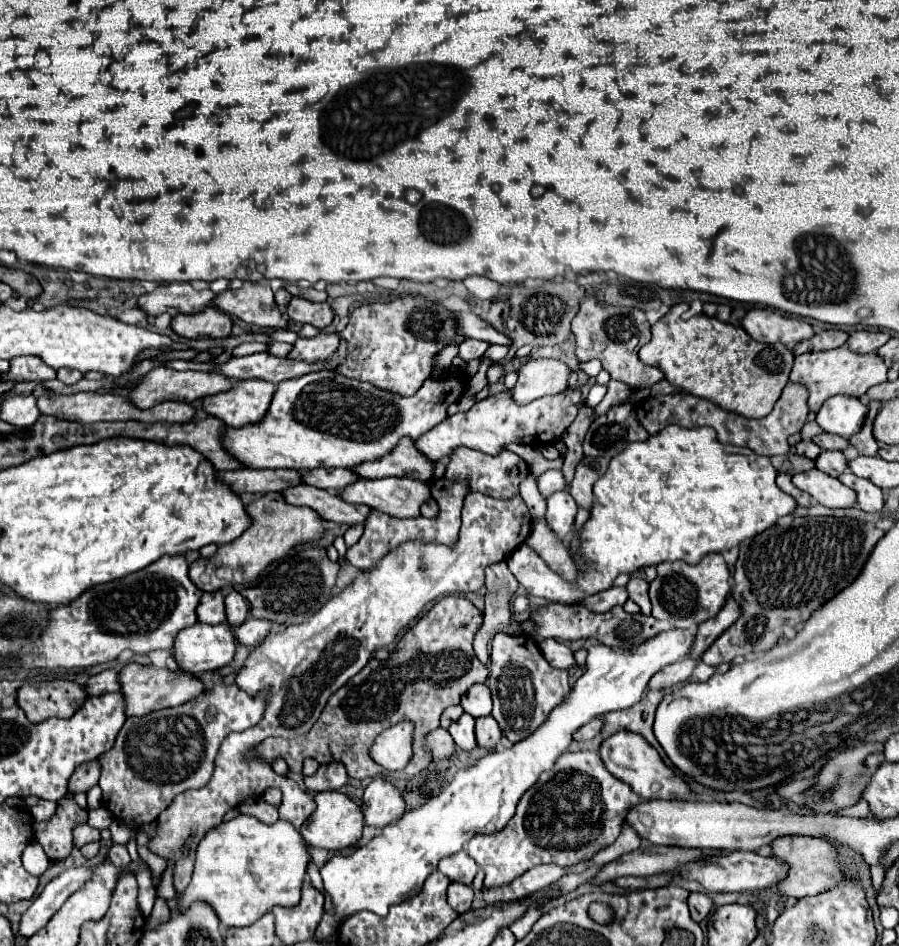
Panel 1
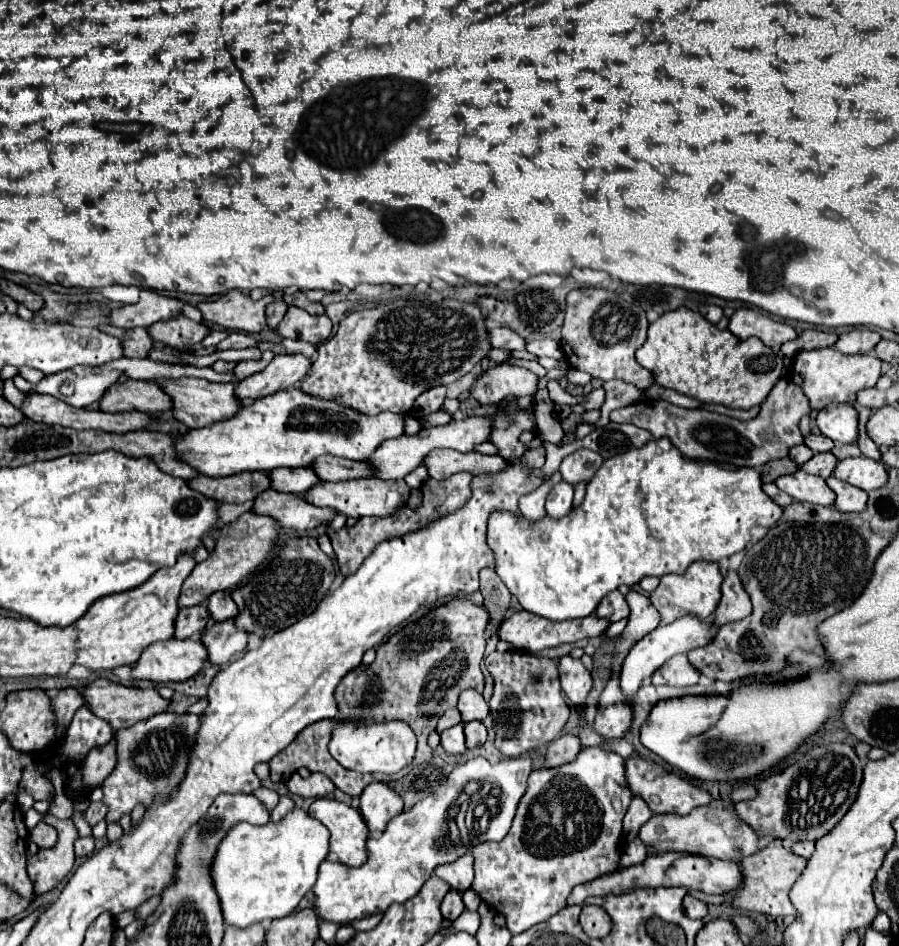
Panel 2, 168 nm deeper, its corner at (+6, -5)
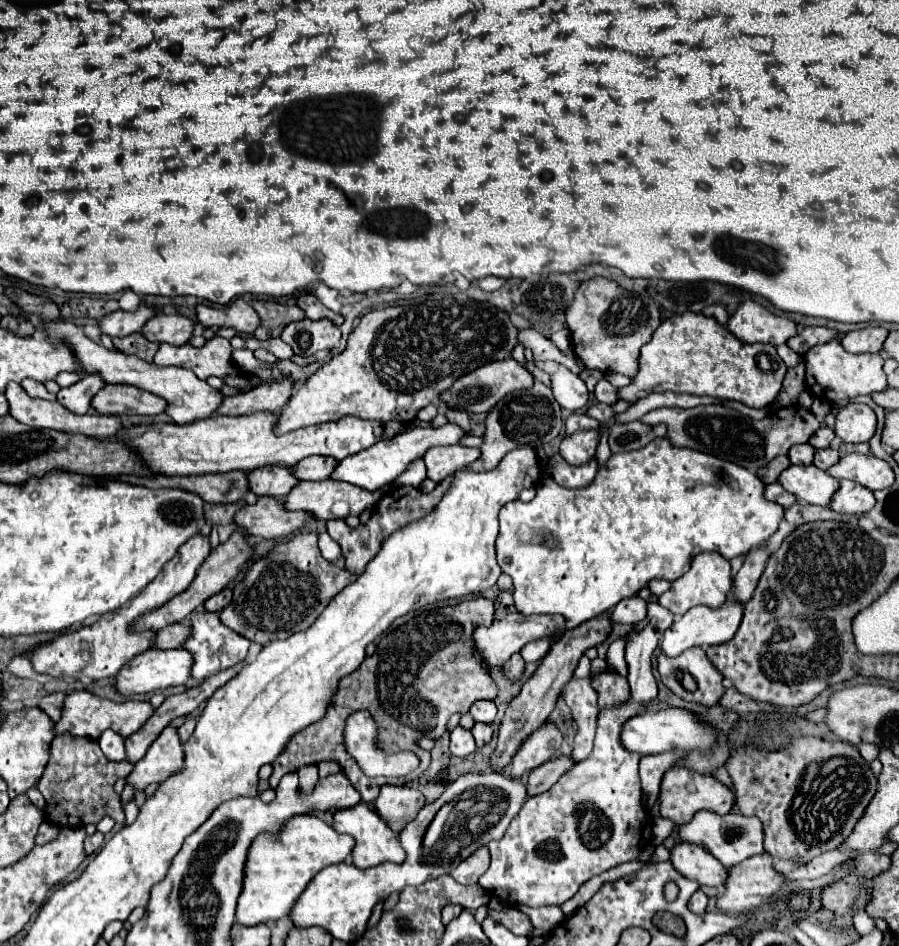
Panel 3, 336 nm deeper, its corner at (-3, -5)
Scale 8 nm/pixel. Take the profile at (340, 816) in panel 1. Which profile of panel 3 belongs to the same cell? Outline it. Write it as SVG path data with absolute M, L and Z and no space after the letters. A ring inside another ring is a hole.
M360 802L360 804L346 808L346 810L336 810L334 812L334 830L350 834L356 840L356 846L352 850L352 858L354 858L356 868L370 868L370 866L378 866L382 862L400 864L406 858L404 848L400 846L398 834L394 834L388 828L388 824L366 802Z

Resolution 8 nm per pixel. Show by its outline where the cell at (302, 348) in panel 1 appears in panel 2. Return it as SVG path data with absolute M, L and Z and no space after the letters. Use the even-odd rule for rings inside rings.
M279 354L265 370L241 380L237 384L237 396L243 400L257 400L273 394L275 390L299 386L299 382L309 374L311 362L311 358L301 354Z

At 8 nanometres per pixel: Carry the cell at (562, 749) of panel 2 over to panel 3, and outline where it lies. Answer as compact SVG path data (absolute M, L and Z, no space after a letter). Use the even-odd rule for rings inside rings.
M558 756L554 760L546 762L544 766L538 766L536 770L532 770L530 776L528 776L528 780L526 780L528 796L536 796L536 794L546 792L572 766L574 766L574 762L572 762L570 756Z

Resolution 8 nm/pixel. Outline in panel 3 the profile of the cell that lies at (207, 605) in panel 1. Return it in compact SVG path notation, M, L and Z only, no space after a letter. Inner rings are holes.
M170 624L160 632L156 632L152 648L160 648L160 650L180 648L186 638L188 638L188 624Z

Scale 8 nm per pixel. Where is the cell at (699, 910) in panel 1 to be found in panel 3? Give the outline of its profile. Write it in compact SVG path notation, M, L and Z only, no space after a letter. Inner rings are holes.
M696 890L688 902L688 908L694 912L694 914L704 914L706 912L706 902L708 902L708 896L702 892L702 890Z

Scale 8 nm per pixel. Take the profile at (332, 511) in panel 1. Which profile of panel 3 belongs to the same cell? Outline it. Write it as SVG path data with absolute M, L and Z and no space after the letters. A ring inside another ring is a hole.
M258 498L254 506L244 506L234 514L234 524L246 536L260 536L266 540L282 538L302 528L310 516L306 512L288 512L276 498Z

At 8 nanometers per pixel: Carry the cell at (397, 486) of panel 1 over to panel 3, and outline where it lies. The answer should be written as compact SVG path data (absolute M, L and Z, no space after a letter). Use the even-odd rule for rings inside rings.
M336 480L298 482L282 504L286 510L304 510L316 520L330 520L336 516L334 508L338 504L346 506L346 516L360 516L364 508L374 506L380 500L380 494L382 490L368 492Z

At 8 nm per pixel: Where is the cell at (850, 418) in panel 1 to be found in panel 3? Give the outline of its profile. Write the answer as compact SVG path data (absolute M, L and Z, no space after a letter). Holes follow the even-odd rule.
M846 404L836 414L836 436L842 442L868 442L876 430L876 414L866 404Z

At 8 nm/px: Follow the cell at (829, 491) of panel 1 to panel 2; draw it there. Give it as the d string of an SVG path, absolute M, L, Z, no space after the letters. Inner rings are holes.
M797 470L791 476L781 476L775 480L775 484L797 502L811 502L821 506L833 506L835 502L835 494L831 494L831 488L825 484L825 480L803 470Z

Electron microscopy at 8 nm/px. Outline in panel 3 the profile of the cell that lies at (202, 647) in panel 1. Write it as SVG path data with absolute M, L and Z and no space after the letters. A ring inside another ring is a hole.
M150 648L142 654L138 654L136 658L132 658L132 662L128 662L128 666L124 666L116 674L114 688L122 696L148 694L148 692L156 692L162 688L186 684L186 680L190 678L190 670L192 670L192 654L186 652L184 648L176 648L176 650L154 650L154 648Z

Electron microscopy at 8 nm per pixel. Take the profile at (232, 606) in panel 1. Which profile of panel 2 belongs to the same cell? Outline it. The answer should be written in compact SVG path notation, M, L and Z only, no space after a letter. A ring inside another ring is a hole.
M253 510L241 514L235 522L225 524L219 530L215 550L209 554L209 558L205 562L199 562L195 566L195 570L187 576L187 582L183 582L179 606L183 608L183 606L203 604L211 596L207 608L209 608L209 614L215 622L235 618L235 614L239 612L237 604L233 602L233 598L227 592L219 592L219 590L235 588L243 578L247 578L269 556L277 538L279 538L279 522L275 522L275 518L255 514Z

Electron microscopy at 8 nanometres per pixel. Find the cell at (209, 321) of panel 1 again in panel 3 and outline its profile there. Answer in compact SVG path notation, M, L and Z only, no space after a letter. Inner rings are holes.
M156 314L140 330L144 338L182 346L192 338L192 320L182 314Z

